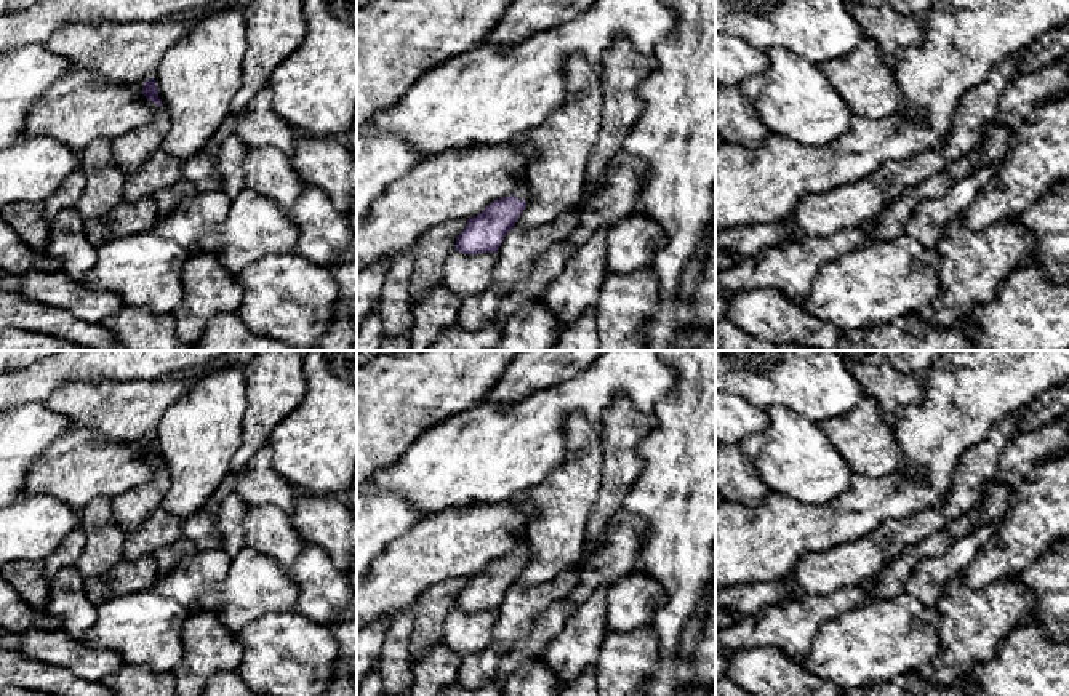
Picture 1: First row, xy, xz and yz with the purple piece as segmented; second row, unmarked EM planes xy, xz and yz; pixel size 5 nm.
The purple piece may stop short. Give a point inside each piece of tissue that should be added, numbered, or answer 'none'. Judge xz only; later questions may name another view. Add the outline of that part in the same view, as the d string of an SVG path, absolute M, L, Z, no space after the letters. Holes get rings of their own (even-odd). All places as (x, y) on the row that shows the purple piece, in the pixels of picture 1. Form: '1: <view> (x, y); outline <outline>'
1: xz (520, 191); outline M520 174L517 178L517 184L515 184L515 189L514 189L512 195L526 202L526 198L528 198L526 174Z

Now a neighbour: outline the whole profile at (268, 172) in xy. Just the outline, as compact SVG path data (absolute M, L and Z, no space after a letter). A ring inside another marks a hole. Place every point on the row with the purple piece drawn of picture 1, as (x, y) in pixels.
M266 146L248 152L245 187L286 211L301 197L306 182L293 171L286 154Z

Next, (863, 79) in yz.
M864 35L855 51L818 67L853 115L887 118L904 104L893 69L874 38Z

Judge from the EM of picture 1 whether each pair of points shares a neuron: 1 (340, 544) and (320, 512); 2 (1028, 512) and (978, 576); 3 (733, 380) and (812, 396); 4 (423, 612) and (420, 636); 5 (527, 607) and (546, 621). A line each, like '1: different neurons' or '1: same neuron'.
1: same neuron
2: same neuron
3: same neuron
4: same neuron
5: different neurons

